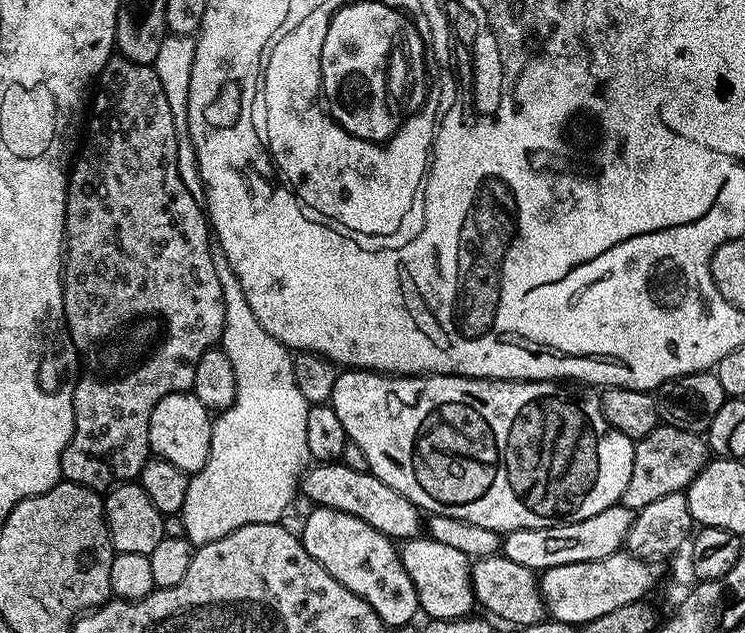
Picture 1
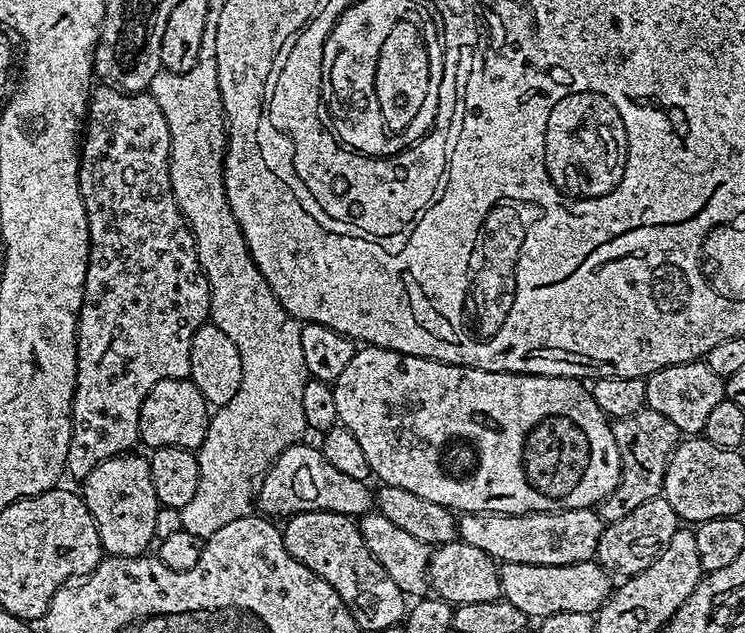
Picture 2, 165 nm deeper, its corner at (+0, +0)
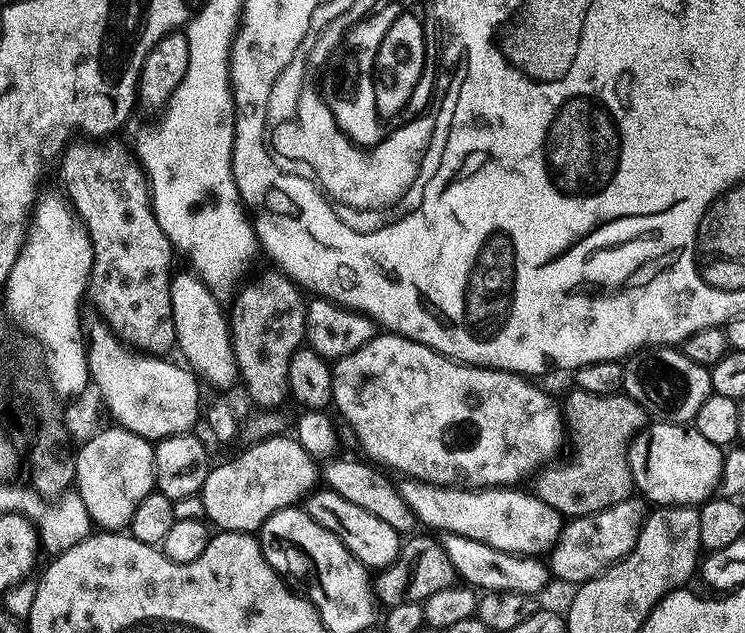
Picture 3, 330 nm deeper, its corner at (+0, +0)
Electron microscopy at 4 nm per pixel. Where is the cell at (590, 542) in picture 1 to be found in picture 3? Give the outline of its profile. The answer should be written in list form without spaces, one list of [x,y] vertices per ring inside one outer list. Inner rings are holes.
[[[411,478],[405,479],[403,481],[405,484],[401,483],[399,485],[400,492],[403,493],[406,498],[406,502],[412,507],[413,515],[416,517],[417,521],[421,525],[425,524],[425,529],[435,530],[440,534],[451,534],[454,536],[465,536],[466,538],[474,538],[478,542],[482,542],[486,546],[494,546],[494,550],[502,550],[503,552],[513,552],[515,556],[534,556],[539,557],[541,554],[547,553],[551,549],[552,545],[556,543],[559,539],[562,531],[562,513],[558,510],[550,507],[546,502],[542,502],[540,497],[533,494],[531,491],[528,492],[516,492],[515,487],[512,486],[501,486],[498,488],[478,488],[470,489],[463,486],[437,486],[434,484],[425,484],[423,480],[413,480]]]

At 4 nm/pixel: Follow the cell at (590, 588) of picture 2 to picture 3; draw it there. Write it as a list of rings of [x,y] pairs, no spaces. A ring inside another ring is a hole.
[[[454,536],[443,537],[444,548],[450,554],[450,560],[456,567],[459,577],[465,585],[484,592],[519,592],[535,597],[550,581],[550,568],[543,559],[534,556],[515,556],[513,552],[494,550],[474,538]]]

